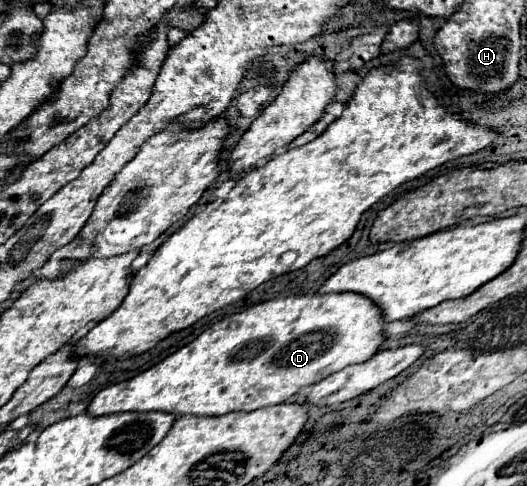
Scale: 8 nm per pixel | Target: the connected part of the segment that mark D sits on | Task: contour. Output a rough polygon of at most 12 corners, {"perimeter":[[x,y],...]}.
{"perimeter":[[362,294],[226,316],[88,414],[282,404],[378,354]]}

